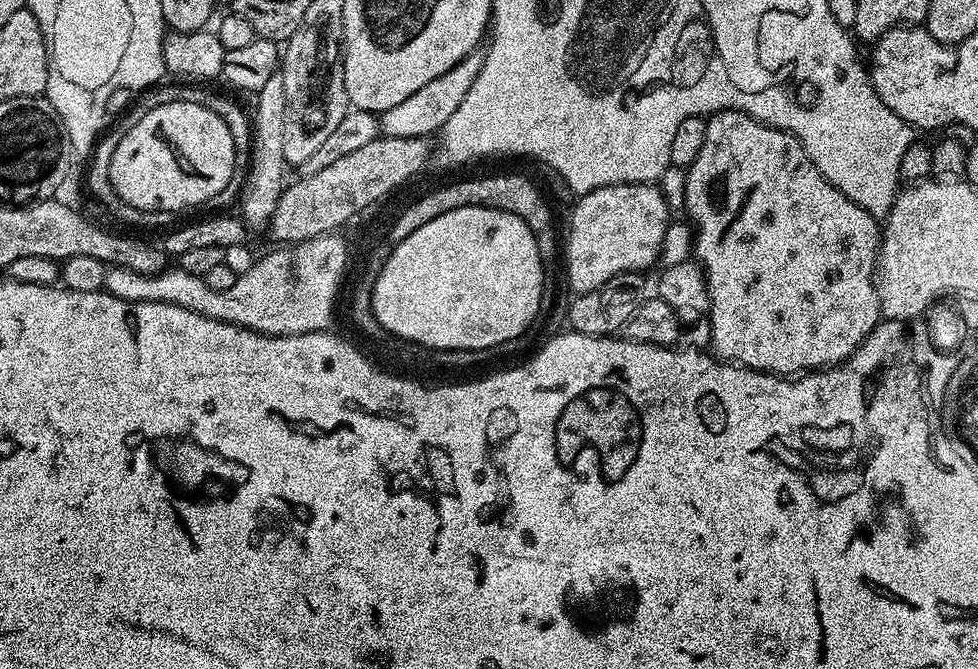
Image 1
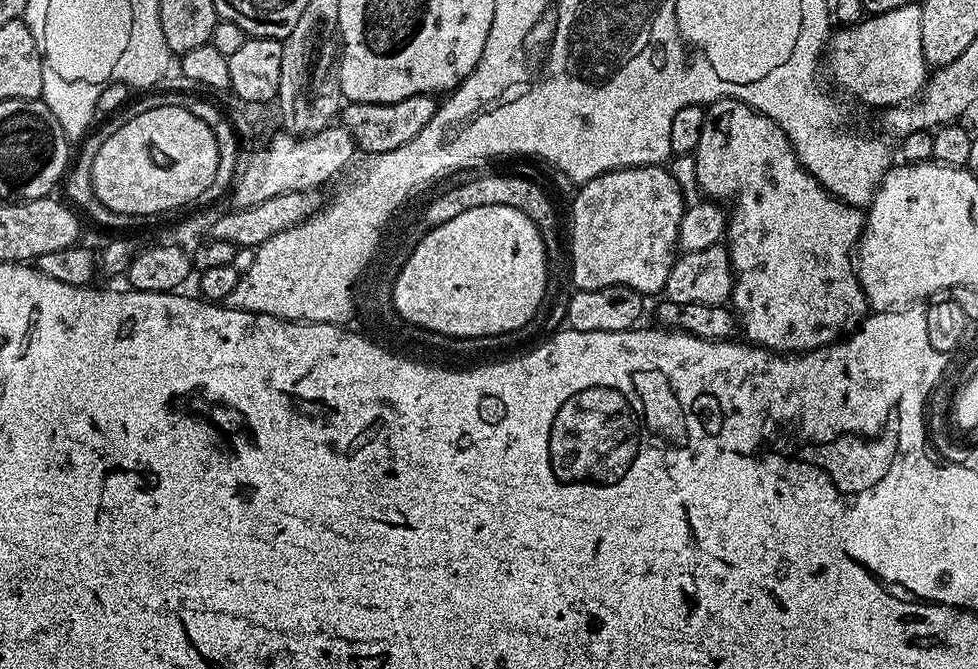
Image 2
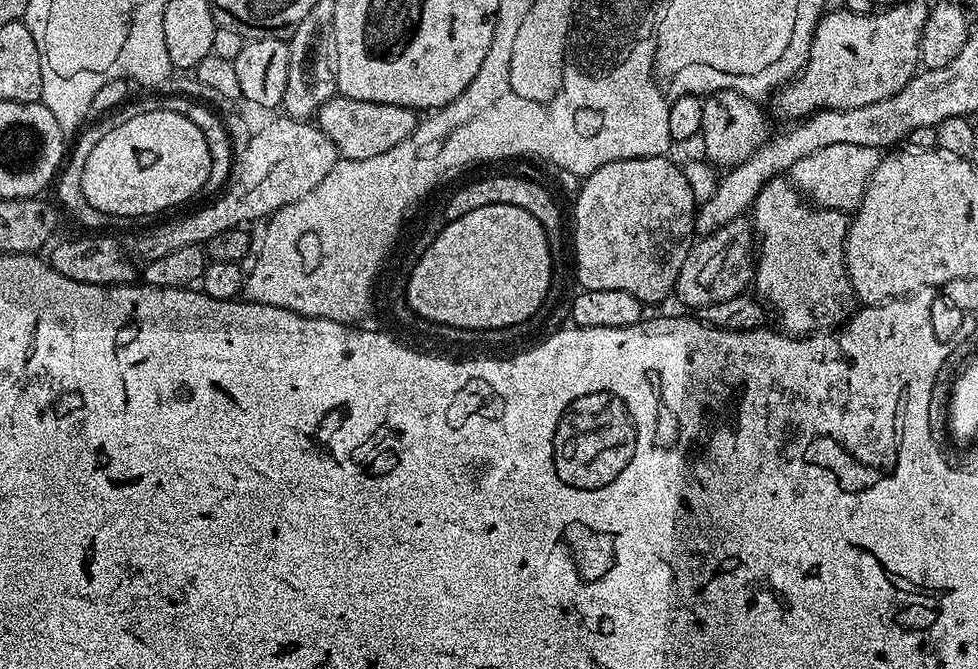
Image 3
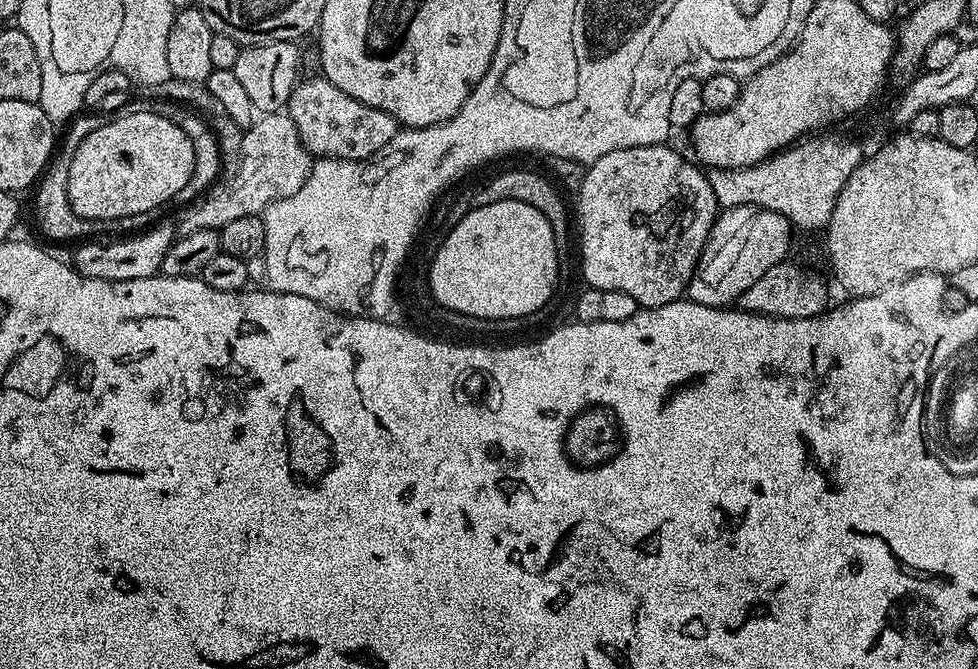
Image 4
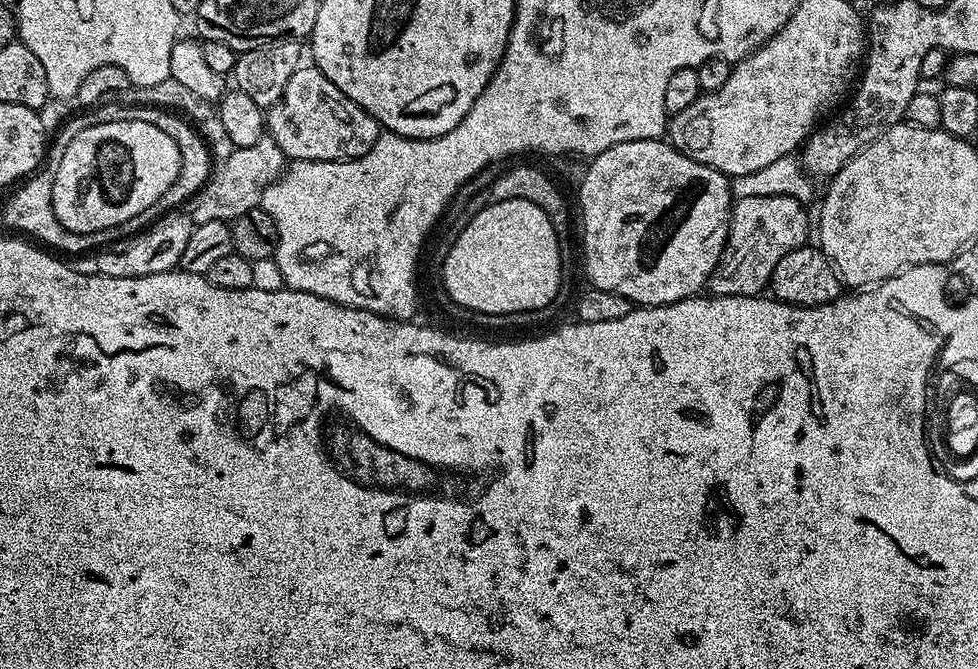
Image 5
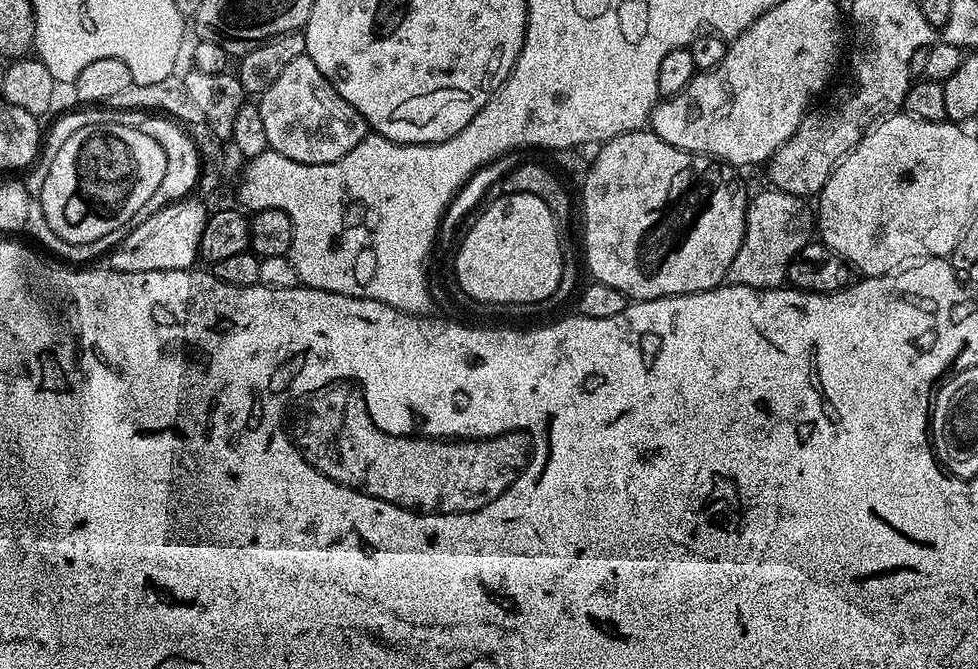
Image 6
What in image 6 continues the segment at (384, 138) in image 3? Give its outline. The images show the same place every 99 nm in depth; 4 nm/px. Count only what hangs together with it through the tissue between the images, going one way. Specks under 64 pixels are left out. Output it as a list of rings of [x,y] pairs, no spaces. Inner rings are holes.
[[[307,54],[289,62],[268,89],[259,93],[258,103],[269,149],[299,164],[338,162],[338,158],[350,154],[370,132],[362,114],[334,90]]]

